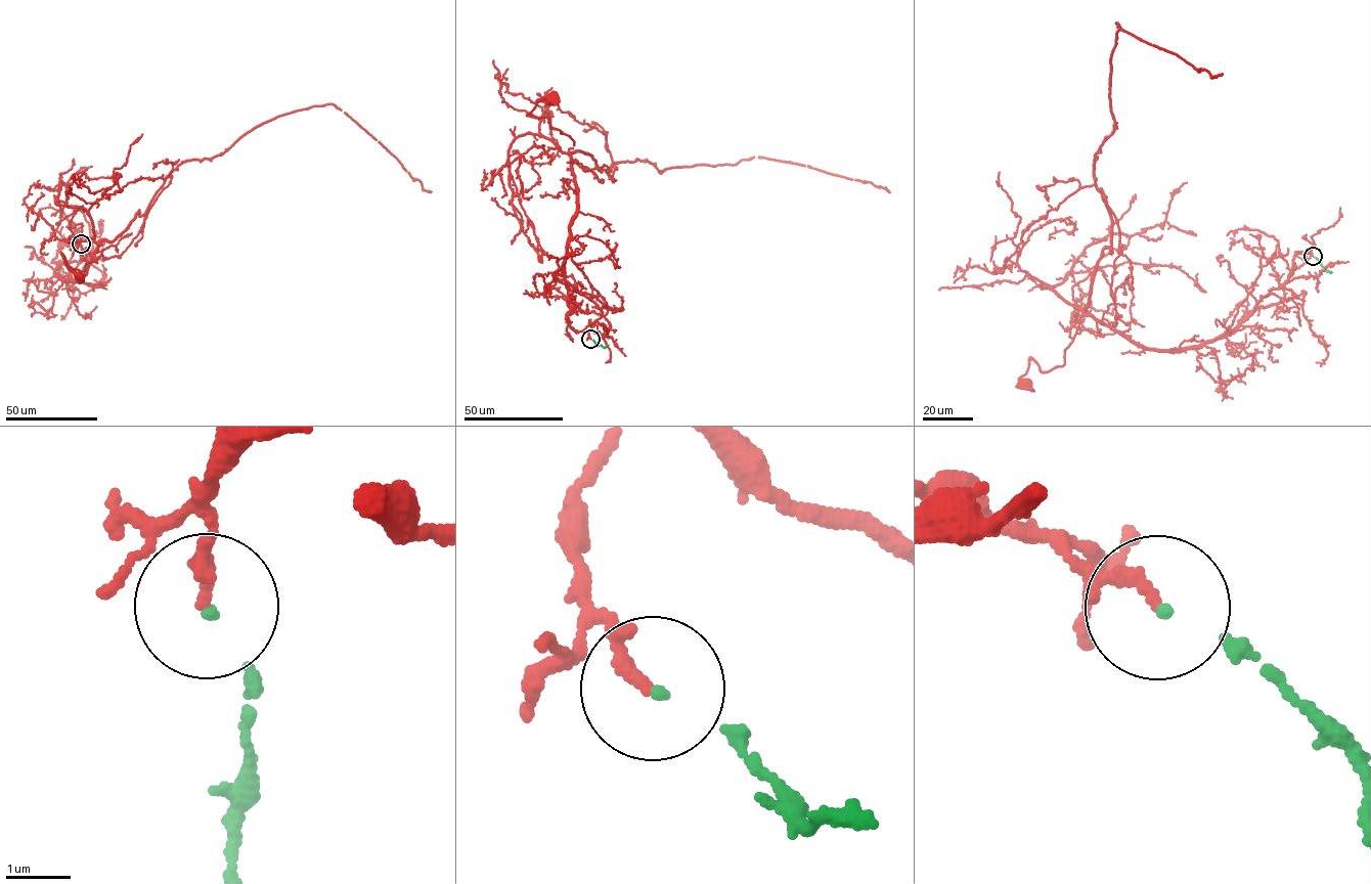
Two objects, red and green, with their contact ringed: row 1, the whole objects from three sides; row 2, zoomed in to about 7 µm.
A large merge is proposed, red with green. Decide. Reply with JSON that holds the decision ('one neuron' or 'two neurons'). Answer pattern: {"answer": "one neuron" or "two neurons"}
{"answer": "one neuron"}

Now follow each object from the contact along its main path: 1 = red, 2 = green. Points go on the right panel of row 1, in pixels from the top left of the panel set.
1: (1313, 256), (1187, 349), (1081, 315), (1062, 365), (1029, 358), (1024, 383)
2: (1313, 256), (1329, 273)

